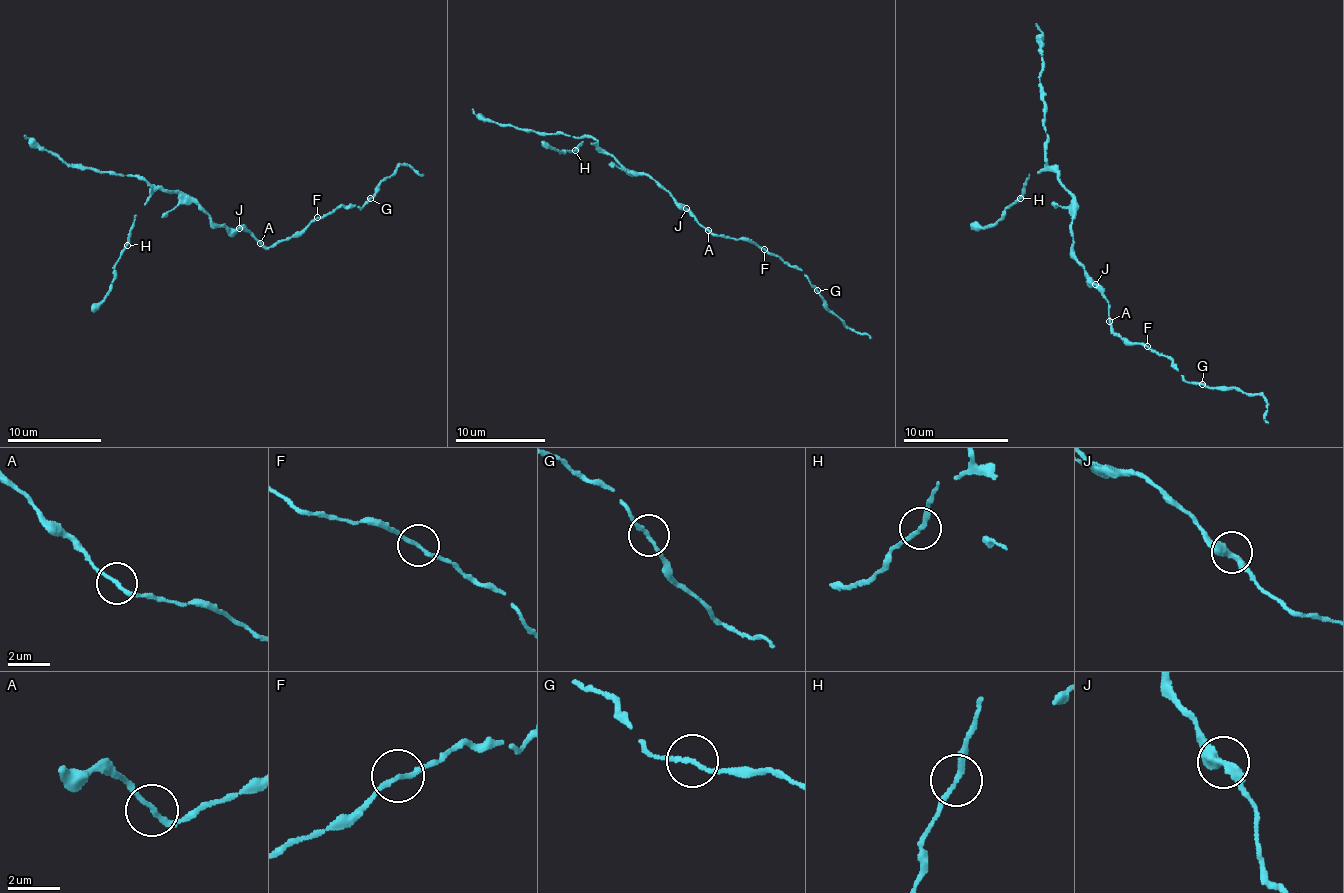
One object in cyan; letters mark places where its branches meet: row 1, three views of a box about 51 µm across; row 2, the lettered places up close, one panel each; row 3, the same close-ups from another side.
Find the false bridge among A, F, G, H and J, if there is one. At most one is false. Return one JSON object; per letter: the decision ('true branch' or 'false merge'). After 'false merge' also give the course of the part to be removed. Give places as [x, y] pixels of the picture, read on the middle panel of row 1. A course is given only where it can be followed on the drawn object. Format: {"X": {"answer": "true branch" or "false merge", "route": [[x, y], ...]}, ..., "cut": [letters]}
{"A": {"answer": "true branch"}, "F": {"answer": "true branch"}, "G": {"answer": "true branch"}, "H": {"answer": "true branch"}, "J": {"answer": "true branch"}, "cut": []}

